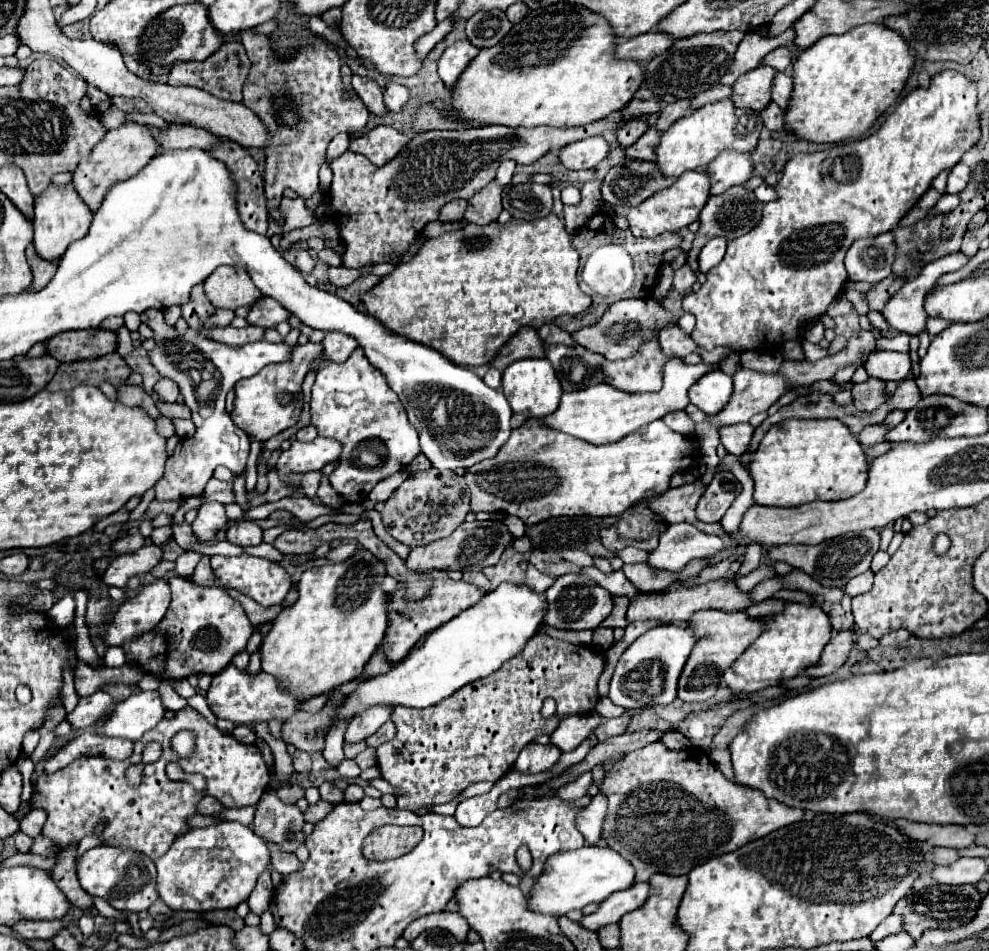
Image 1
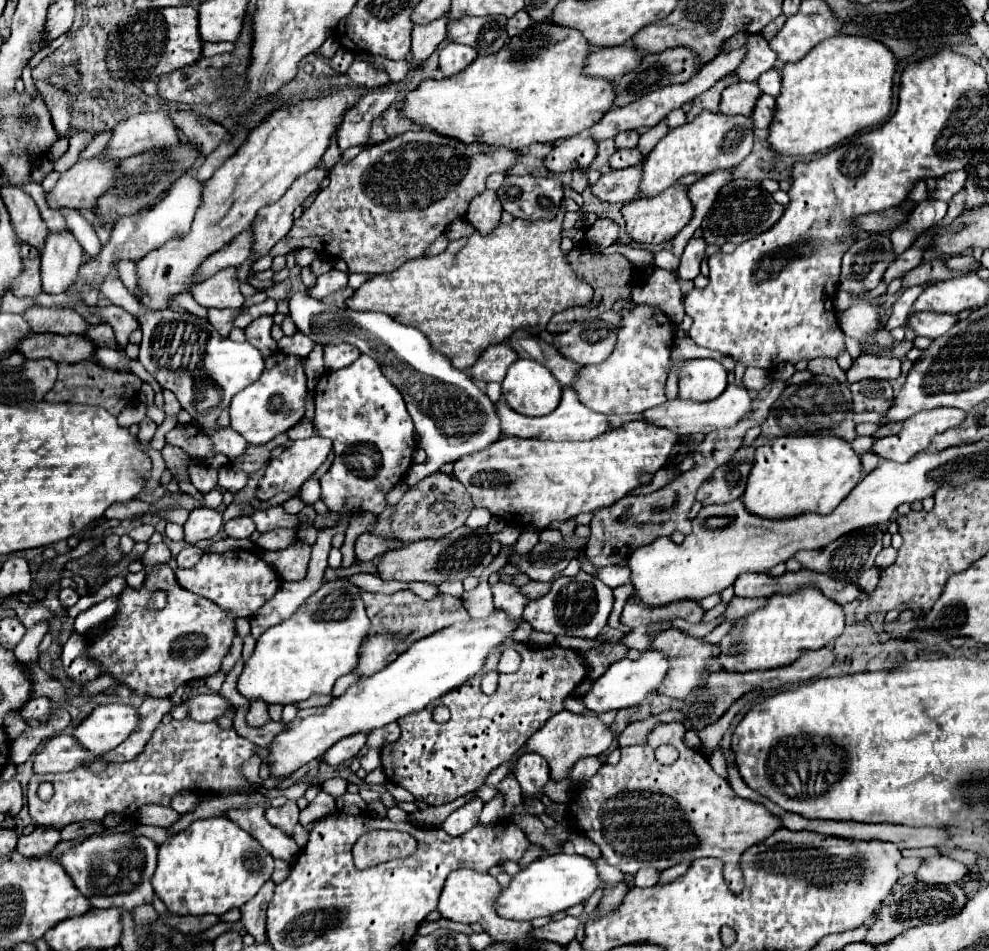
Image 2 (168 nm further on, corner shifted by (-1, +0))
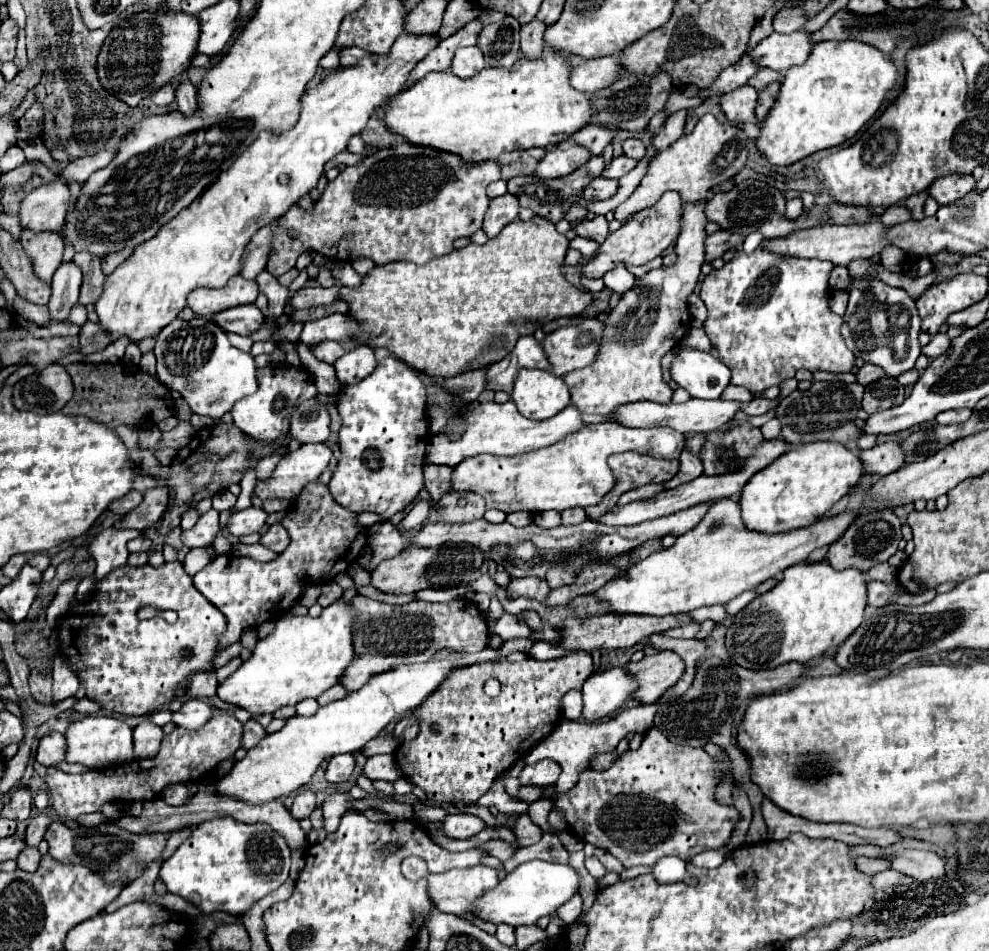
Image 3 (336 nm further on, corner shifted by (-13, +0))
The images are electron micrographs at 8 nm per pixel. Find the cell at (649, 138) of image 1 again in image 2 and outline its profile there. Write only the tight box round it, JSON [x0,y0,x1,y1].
[609,149,643,169]

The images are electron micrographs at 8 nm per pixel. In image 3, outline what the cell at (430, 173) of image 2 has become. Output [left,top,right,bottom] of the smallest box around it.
[267,141,501,277]

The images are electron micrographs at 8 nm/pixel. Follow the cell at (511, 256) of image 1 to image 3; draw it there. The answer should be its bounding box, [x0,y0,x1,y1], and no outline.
[339,217,593,377]

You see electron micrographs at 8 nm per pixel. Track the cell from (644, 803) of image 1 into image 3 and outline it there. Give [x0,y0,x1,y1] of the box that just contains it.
[555,727,741,867]

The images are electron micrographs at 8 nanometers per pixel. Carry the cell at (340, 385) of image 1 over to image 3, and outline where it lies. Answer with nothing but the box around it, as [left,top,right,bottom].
[329,355,431,519]

